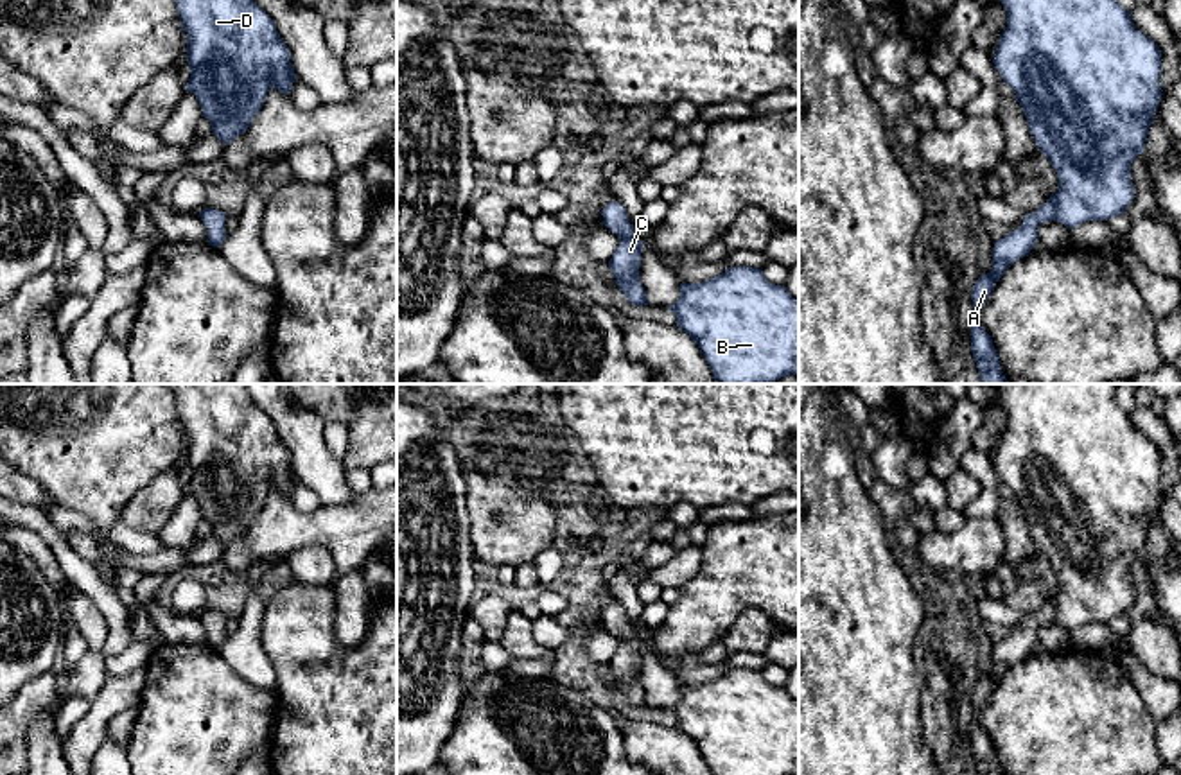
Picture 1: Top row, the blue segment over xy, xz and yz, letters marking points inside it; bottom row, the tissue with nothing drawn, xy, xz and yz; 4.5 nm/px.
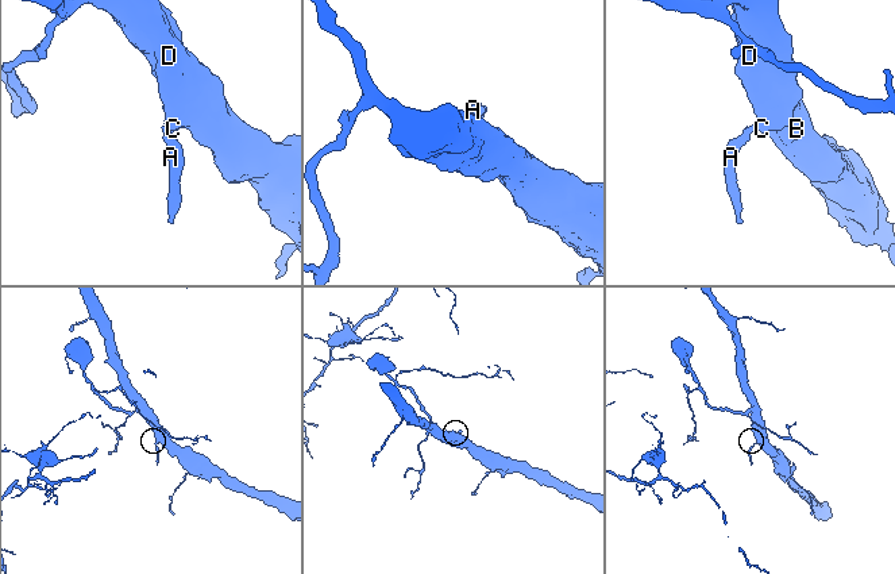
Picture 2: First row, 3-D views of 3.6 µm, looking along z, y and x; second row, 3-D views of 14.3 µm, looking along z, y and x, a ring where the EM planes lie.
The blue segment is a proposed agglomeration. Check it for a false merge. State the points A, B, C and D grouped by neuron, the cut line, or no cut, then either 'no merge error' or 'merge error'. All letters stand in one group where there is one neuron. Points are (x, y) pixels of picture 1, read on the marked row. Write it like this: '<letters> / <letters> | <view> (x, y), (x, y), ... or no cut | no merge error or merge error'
A B C D | no cut | no merge error

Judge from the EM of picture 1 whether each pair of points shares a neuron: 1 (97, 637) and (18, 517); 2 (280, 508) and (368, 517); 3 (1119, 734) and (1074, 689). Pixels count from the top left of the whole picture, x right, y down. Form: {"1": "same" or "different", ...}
{"1": "different", "2": "same", "3": "same"}

